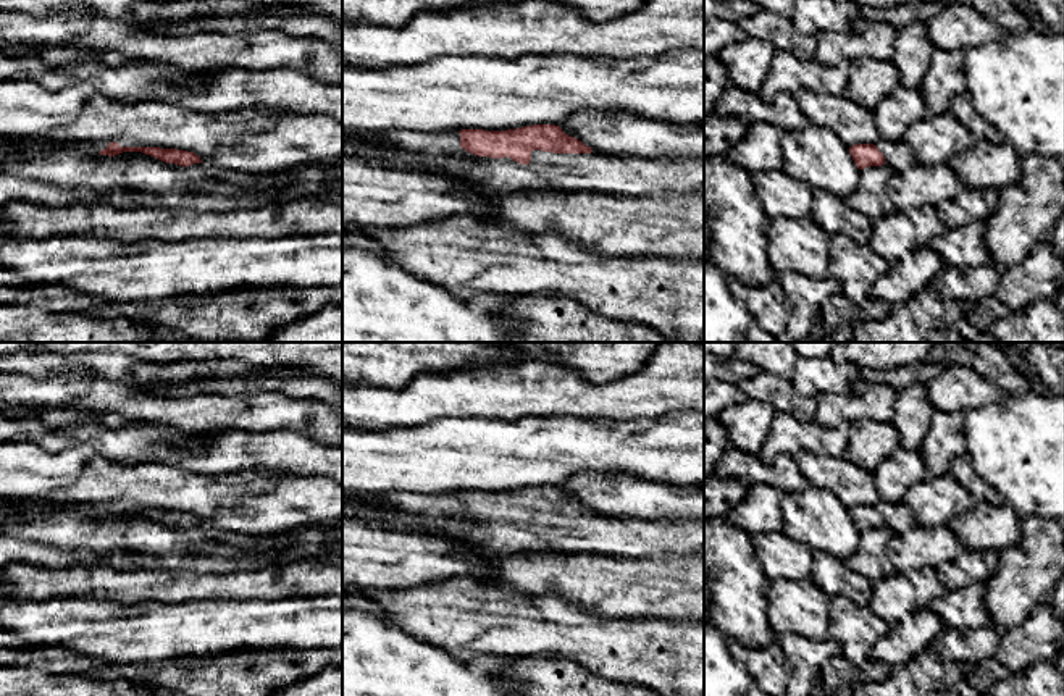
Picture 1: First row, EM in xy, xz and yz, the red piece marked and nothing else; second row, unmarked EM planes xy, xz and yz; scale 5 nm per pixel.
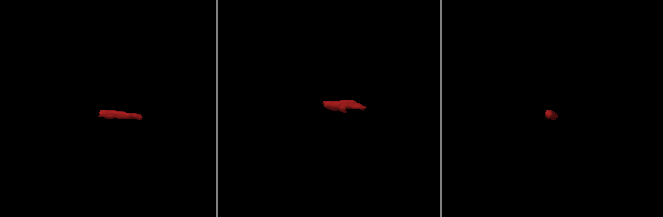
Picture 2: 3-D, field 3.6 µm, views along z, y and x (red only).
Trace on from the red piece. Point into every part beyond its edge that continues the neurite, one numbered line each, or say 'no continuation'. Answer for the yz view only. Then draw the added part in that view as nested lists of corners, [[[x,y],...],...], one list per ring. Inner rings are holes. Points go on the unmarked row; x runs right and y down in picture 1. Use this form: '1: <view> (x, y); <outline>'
1: yz (898, 517); [[[880,501],[877,509],[885,518],[885,526],[893,533],[904,533],[915,525],[914,514],[906,502],[893,504]]]

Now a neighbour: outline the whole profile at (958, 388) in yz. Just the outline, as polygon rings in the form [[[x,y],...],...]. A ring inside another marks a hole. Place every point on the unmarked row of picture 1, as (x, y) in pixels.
[[[949,365],[927,384],[932,405],[945,413],[970,412],[1003,399],[1007,392],[972,368]]]

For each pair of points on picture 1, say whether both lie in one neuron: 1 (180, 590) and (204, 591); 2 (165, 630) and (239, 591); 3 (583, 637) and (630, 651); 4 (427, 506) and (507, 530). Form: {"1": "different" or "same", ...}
{"1": "same", "2": "different", "3": "same", "4": "same"}

